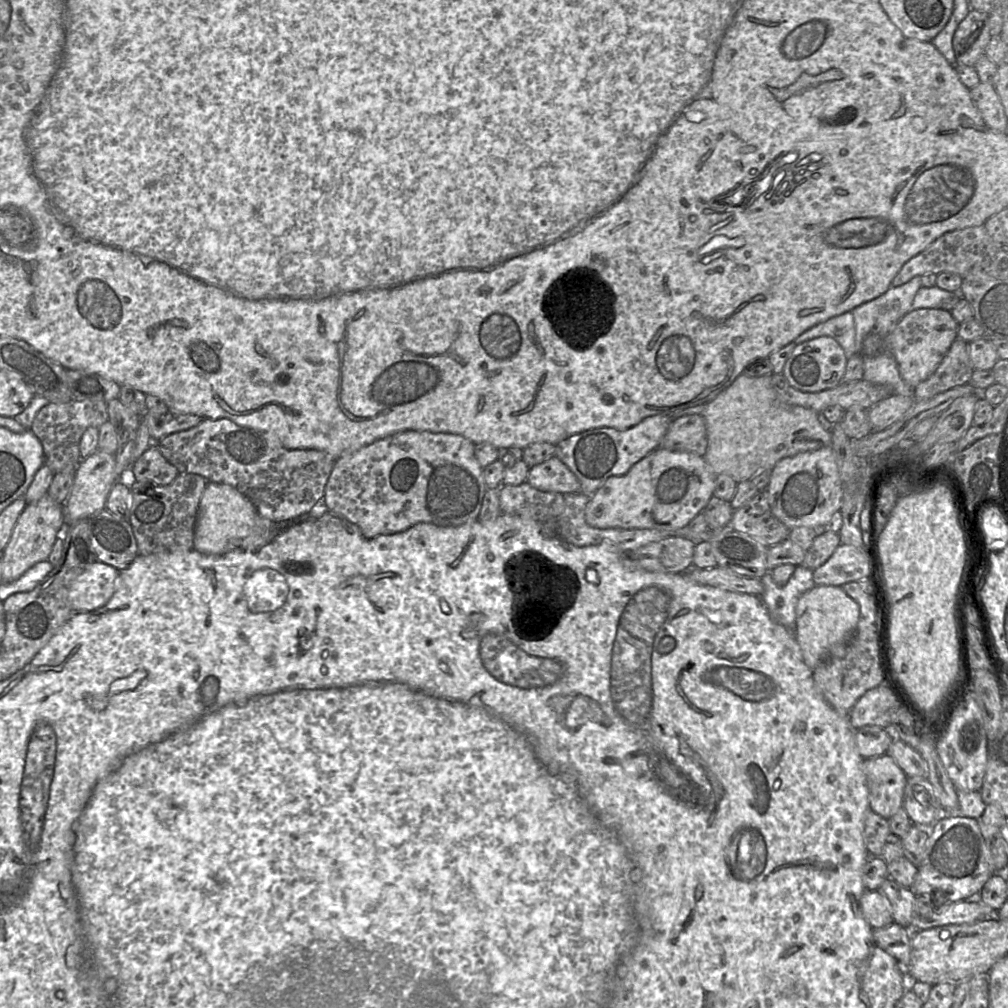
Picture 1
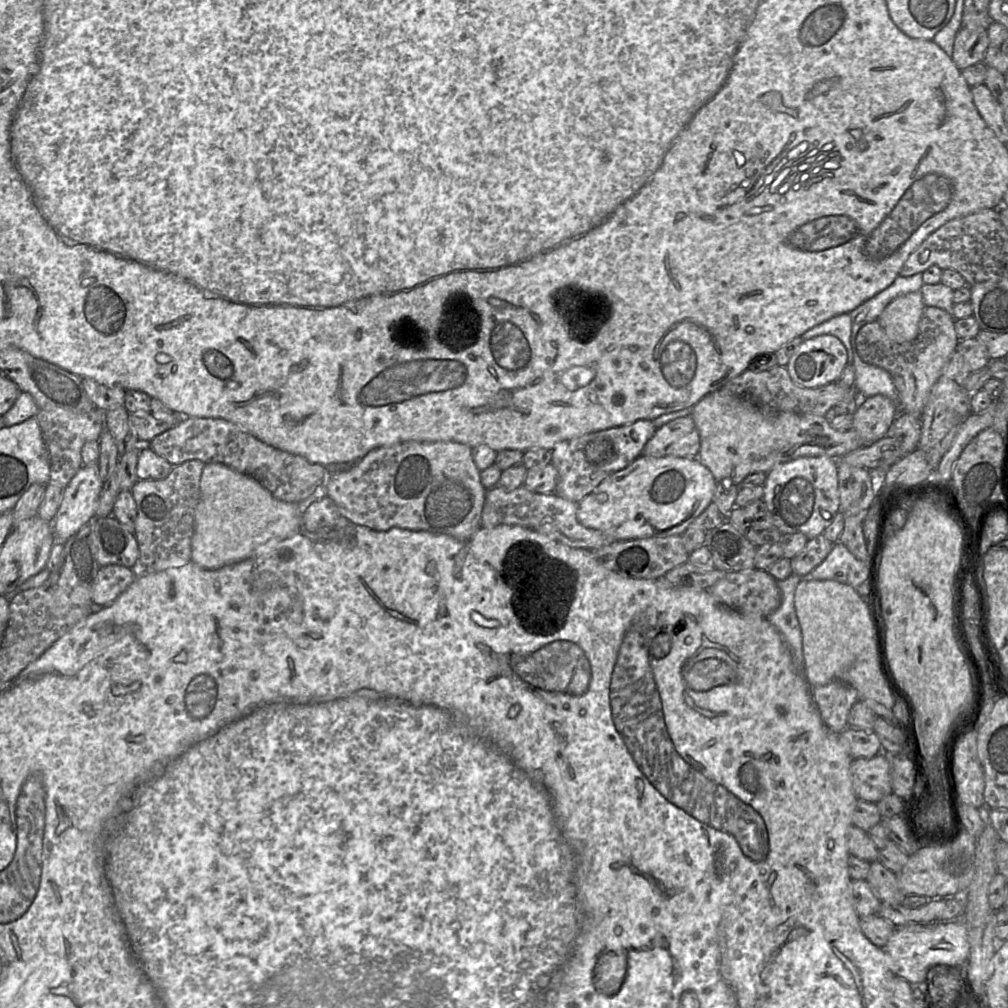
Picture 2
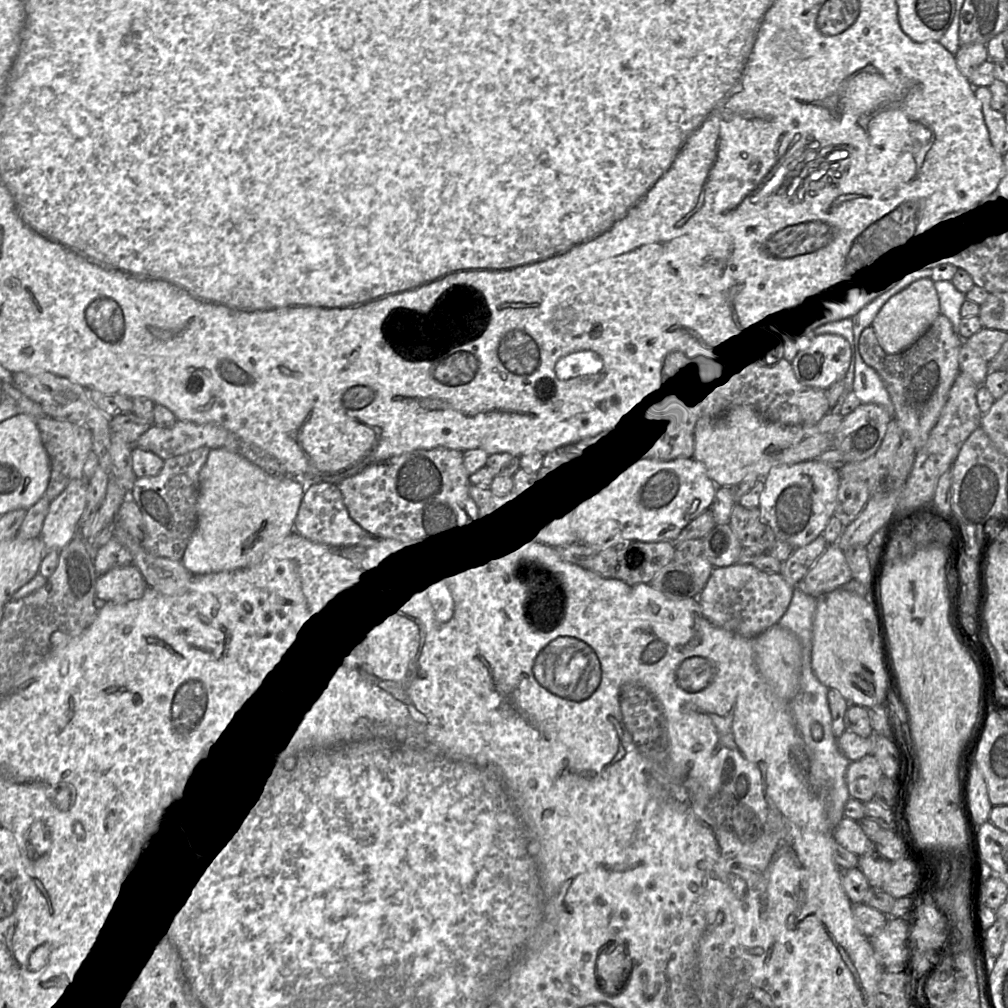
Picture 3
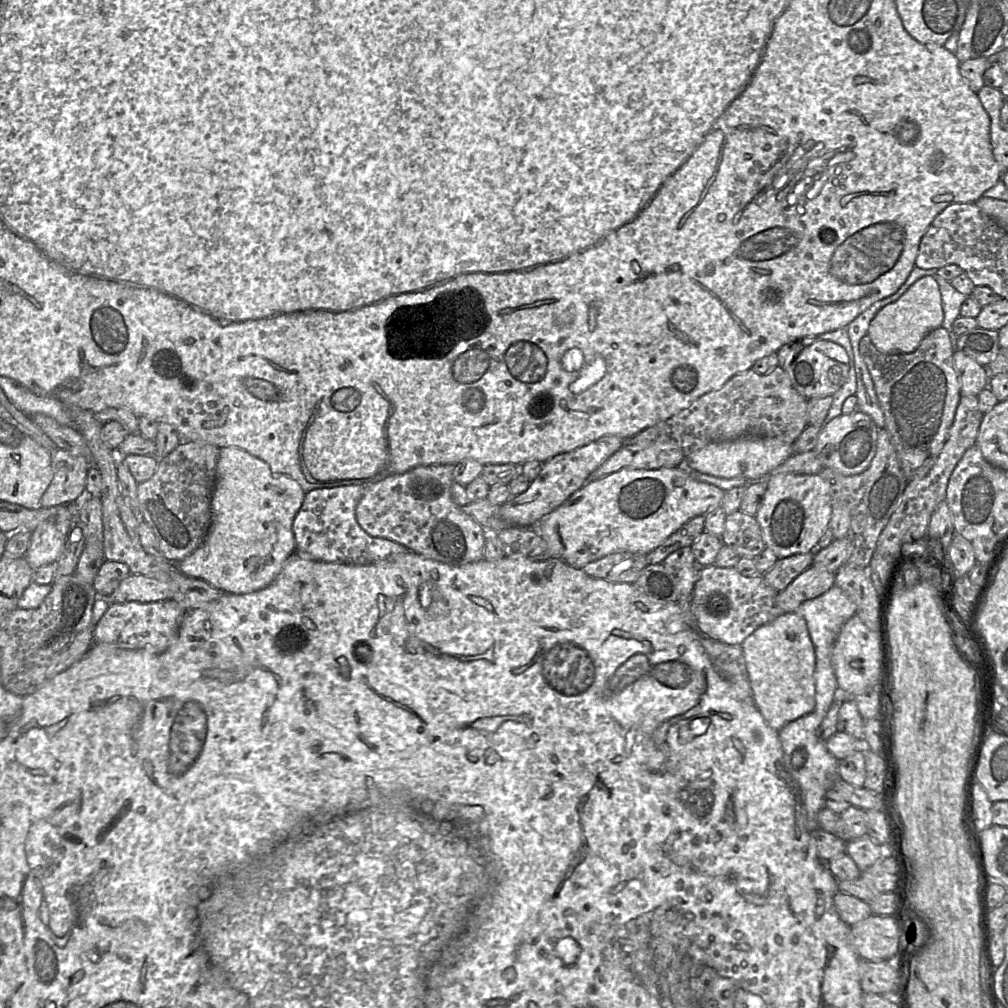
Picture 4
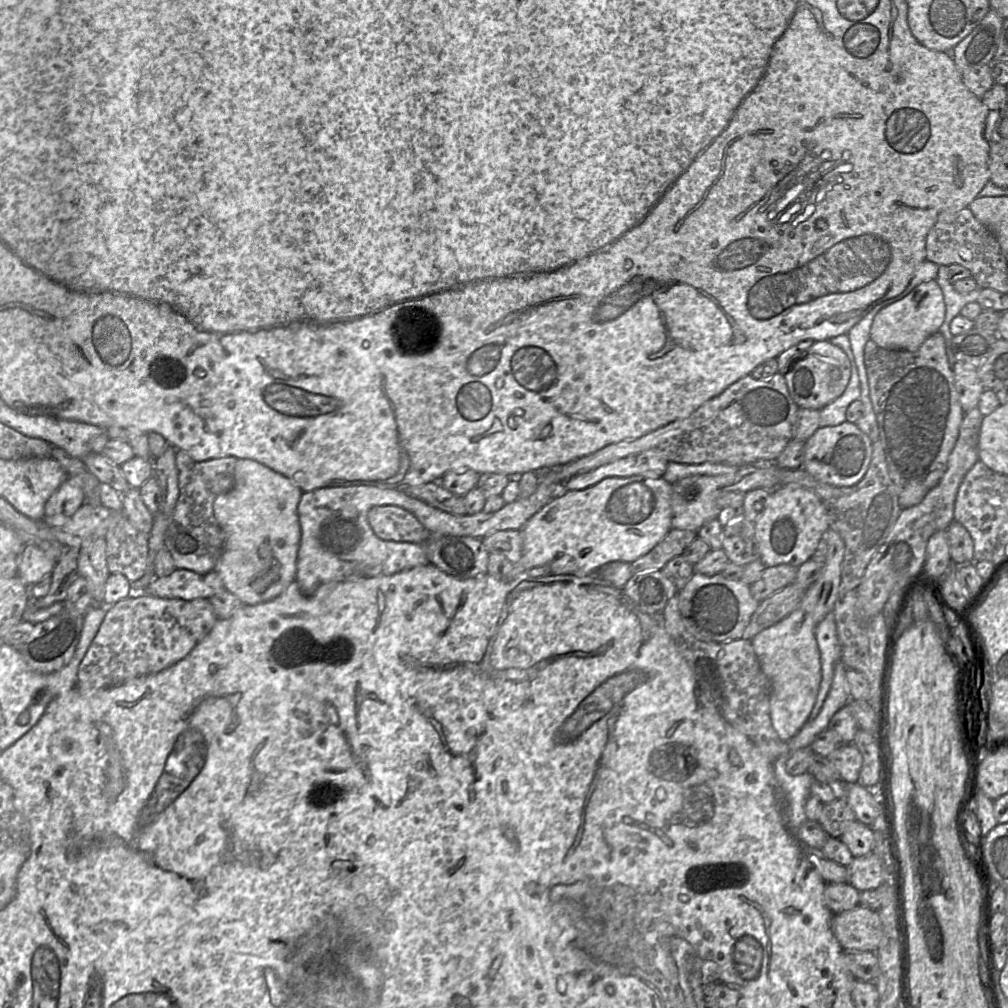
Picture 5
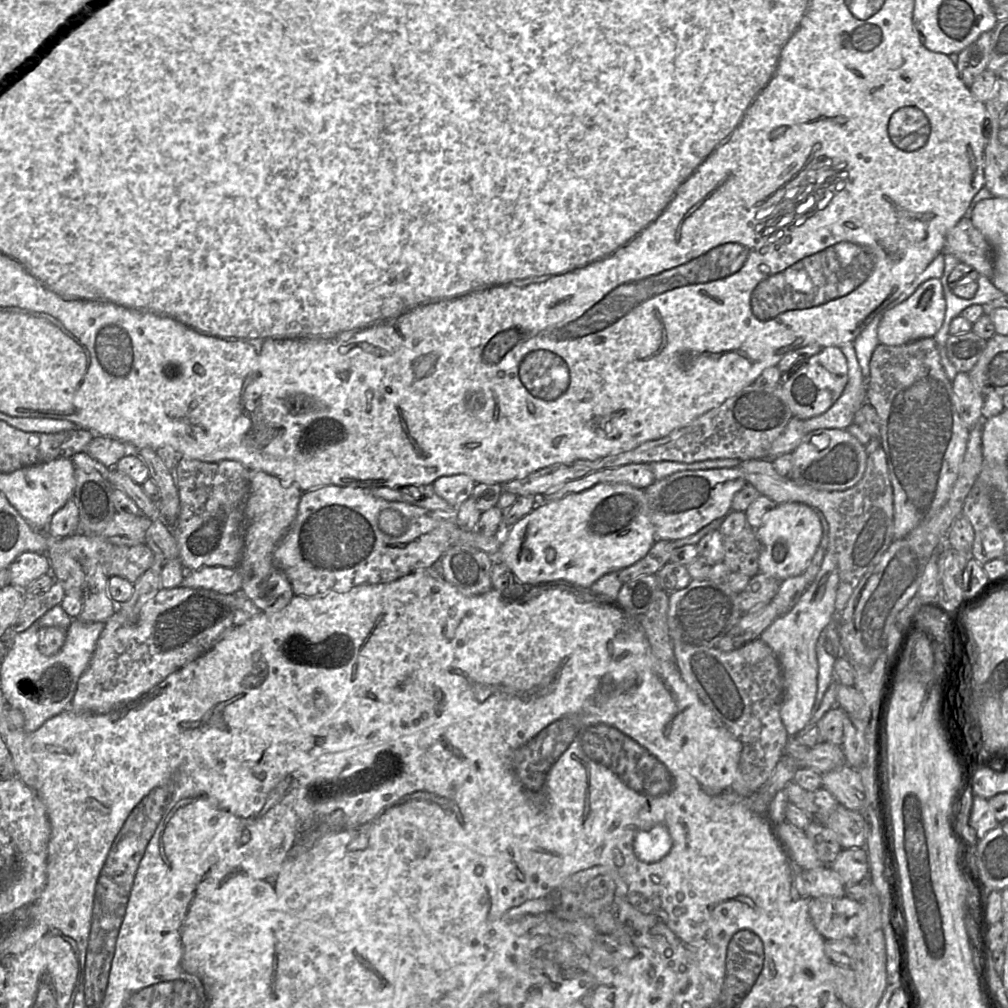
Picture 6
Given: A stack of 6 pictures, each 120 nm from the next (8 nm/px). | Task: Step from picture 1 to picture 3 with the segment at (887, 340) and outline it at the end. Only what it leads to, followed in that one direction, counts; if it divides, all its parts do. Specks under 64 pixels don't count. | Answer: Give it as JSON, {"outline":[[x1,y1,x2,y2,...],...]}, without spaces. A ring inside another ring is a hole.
{"outline":[[942,314,910,348,897,354,887,354,882,349,871,326,861,333,860,355,880,375,895,408,894,418,917,451,926,444,961,372,959,352,963,341,954,332,950,320]]}

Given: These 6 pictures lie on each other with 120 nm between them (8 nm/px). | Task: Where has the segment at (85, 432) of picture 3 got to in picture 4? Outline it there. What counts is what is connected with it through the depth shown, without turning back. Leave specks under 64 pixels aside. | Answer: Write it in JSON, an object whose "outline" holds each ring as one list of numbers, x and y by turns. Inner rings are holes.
{"outline":[[61,448,49,452,53,478,41,499,41,507,49,508,73,501,85,495,88,461]]}

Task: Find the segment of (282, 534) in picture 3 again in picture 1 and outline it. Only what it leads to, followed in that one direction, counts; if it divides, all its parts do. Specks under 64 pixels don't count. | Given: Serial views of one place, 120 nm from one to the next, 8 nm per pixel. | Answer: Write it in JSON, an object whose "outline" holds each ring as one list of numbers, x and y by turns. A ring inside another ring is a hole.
{"outline":[[208,481,200,501,194,533,194,549,203,554,225,554,240,546,248,538,266,532,273,524,275,522,272,520,260,516,253,503,234,487]]}

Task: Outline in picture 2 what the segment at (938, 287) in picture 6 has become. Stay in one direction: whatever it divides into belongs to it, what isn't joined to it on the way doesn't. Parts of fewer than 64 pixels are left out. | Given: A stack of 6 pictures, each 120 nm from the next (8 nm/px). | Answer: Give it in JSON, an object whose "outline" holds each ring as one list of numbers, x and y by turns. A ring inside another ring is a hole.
{"outline":[[920,291,908,293,894,299,877,322,893,342,906,343,917,337,925,308]]}

